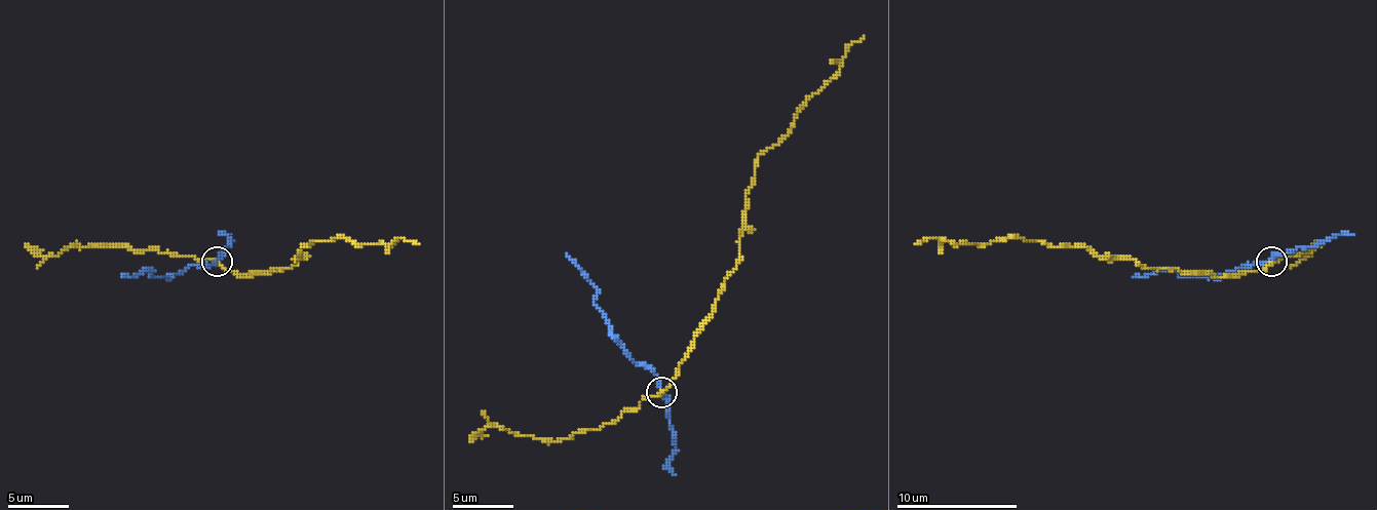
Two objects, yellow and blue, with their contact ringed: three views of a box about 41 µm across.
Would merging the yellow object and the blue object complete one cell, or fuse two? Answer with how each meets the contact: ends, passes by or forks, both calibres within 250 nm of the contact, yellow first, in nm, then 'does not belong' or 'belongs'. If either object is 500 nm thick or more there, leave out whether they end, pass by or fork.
yellow passes by | blue passes by | 170/240 nm | belongs

